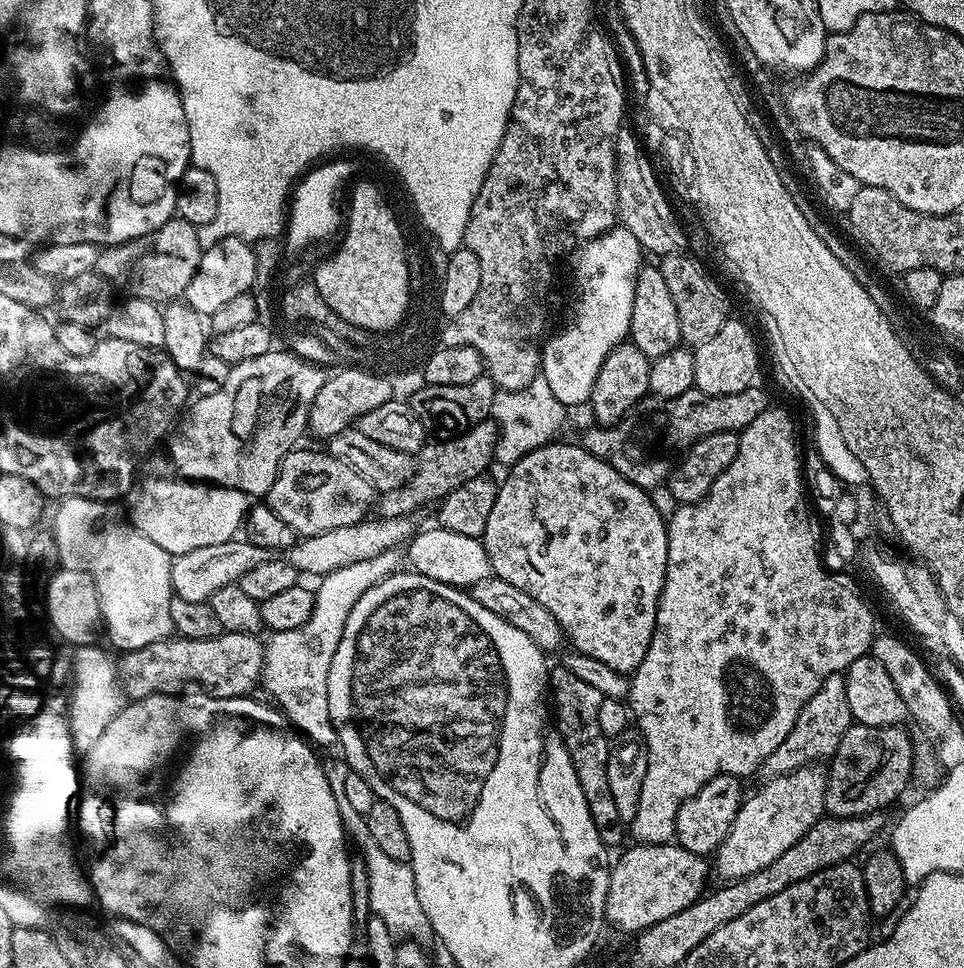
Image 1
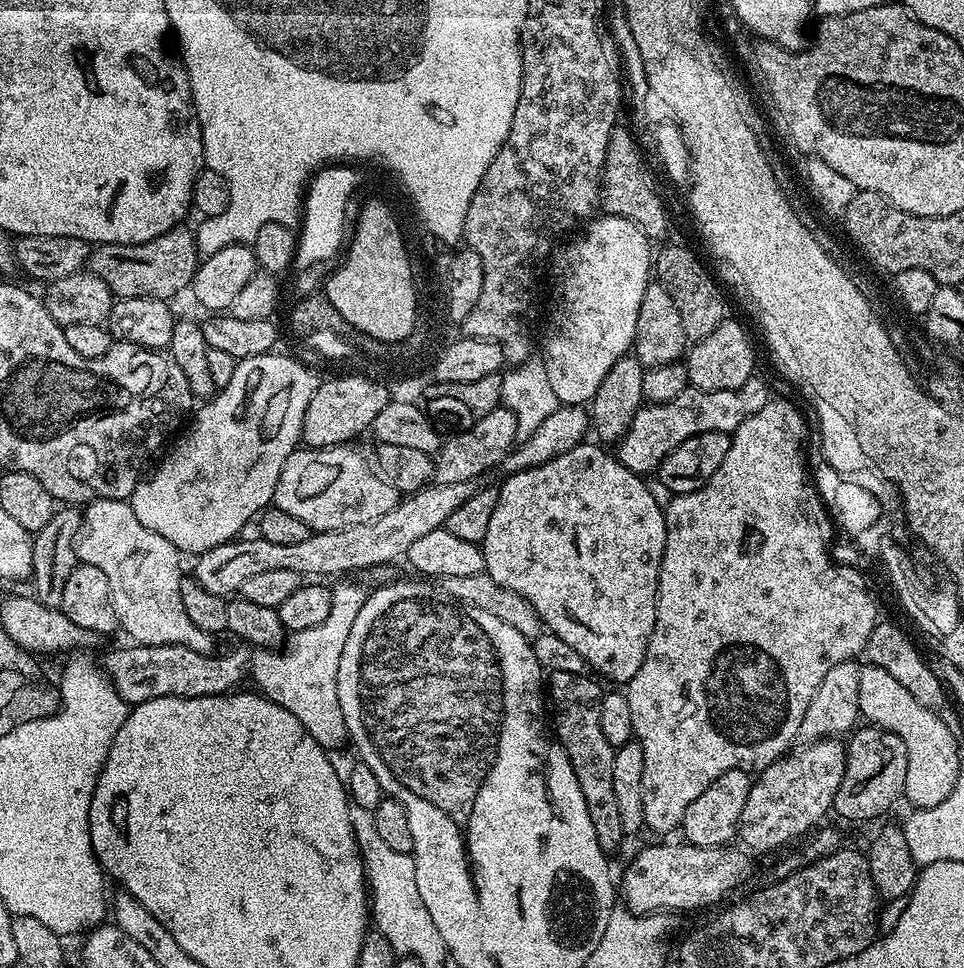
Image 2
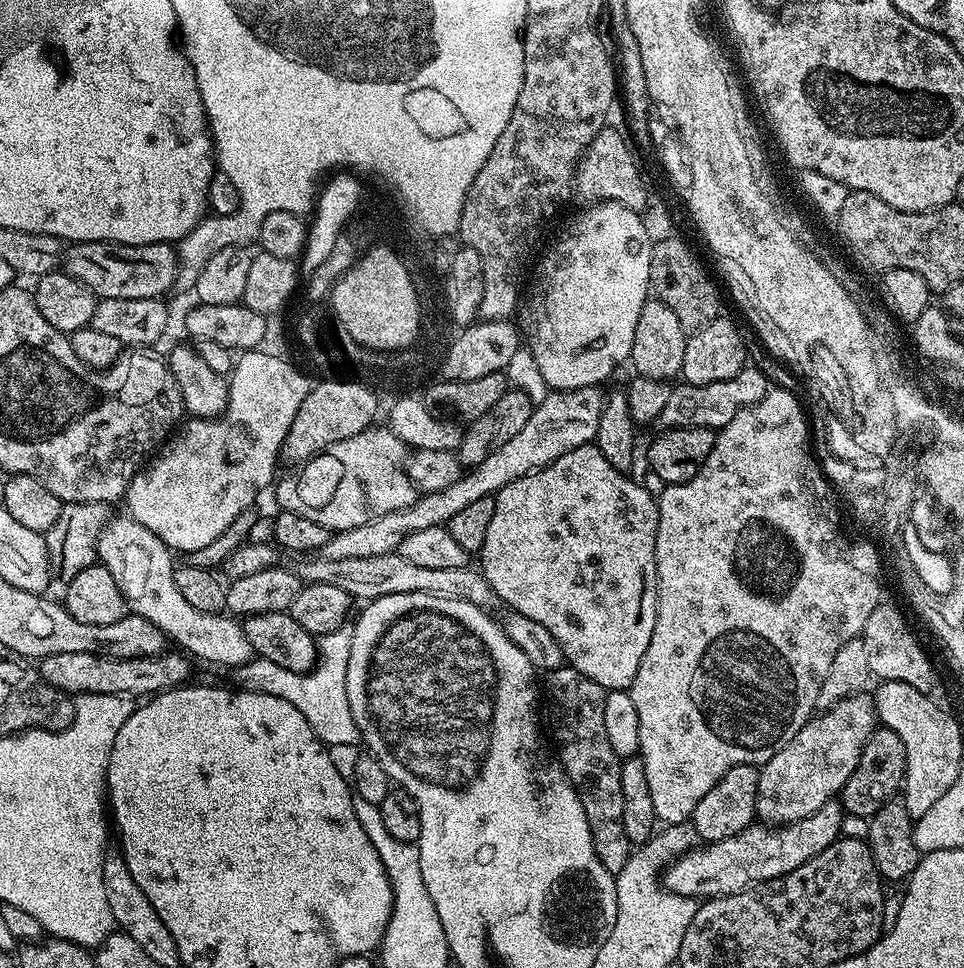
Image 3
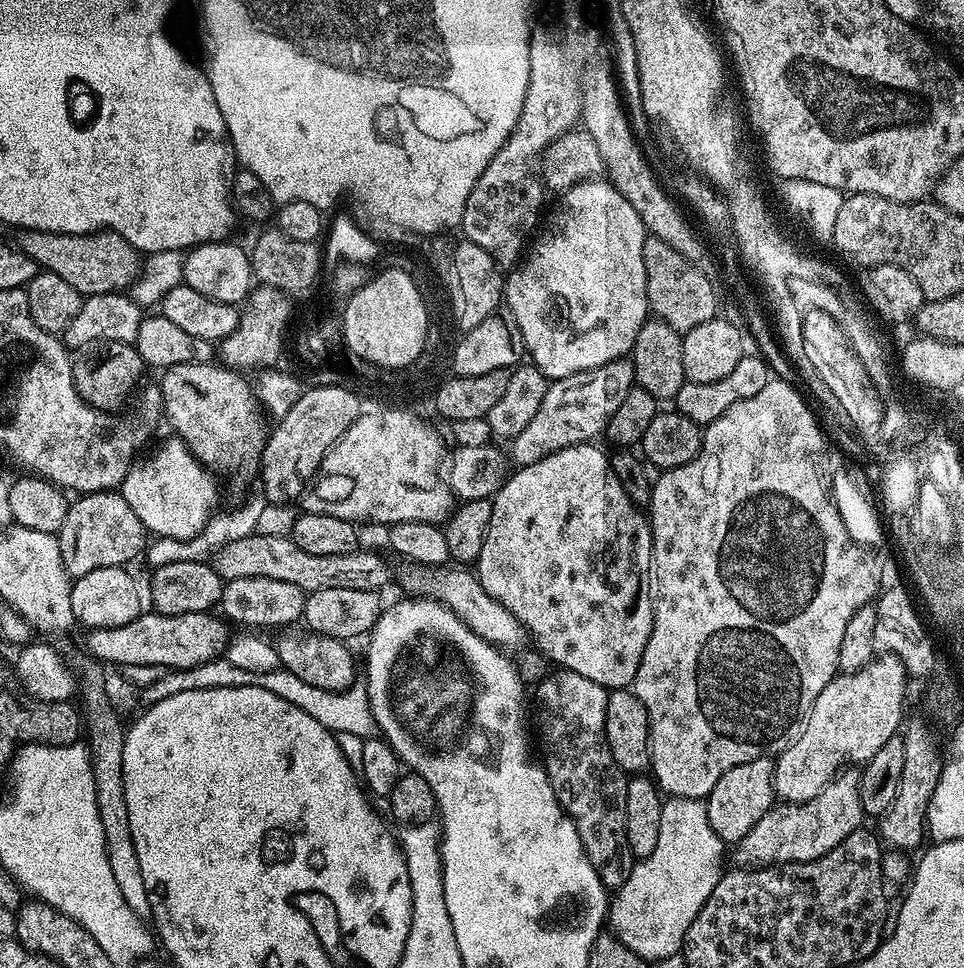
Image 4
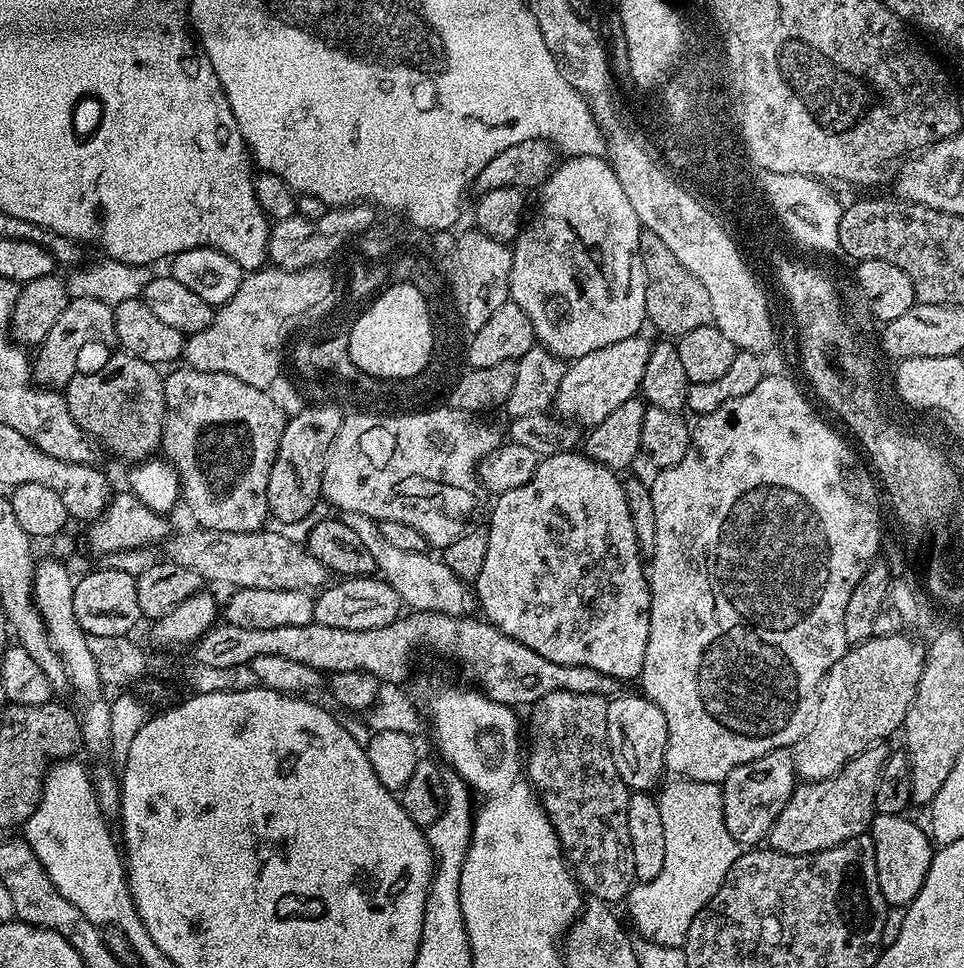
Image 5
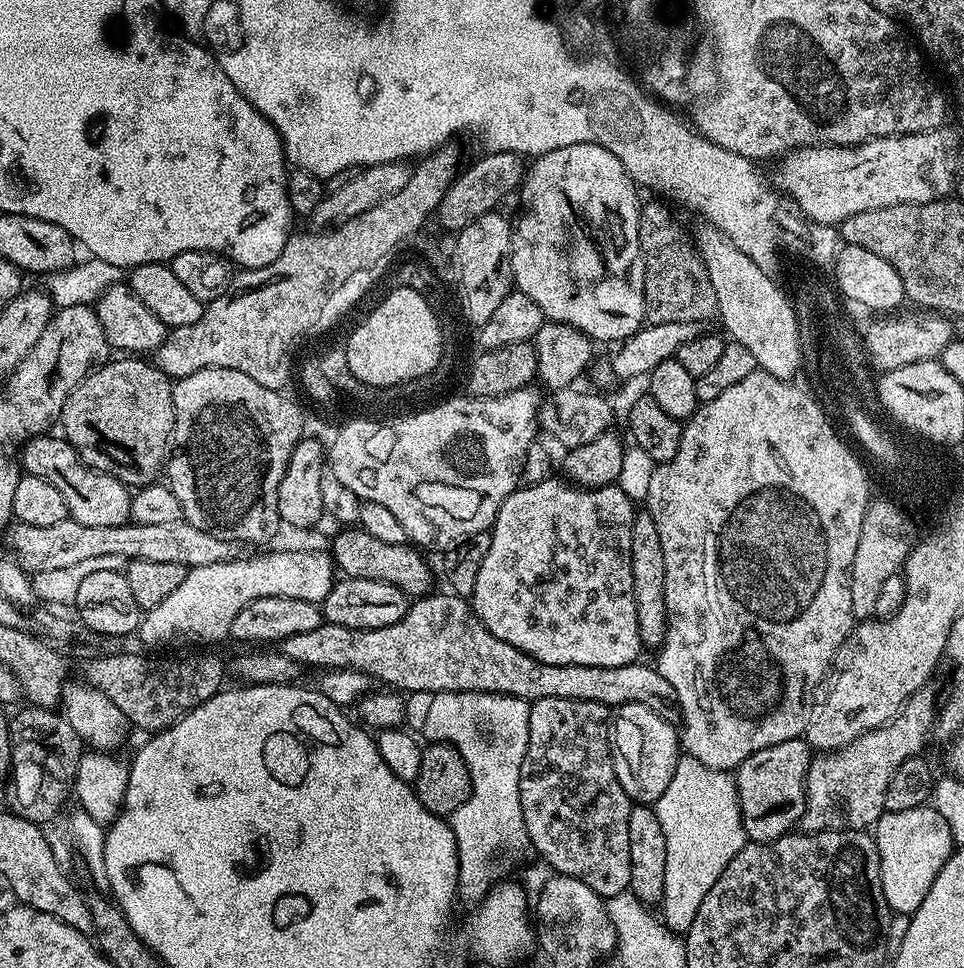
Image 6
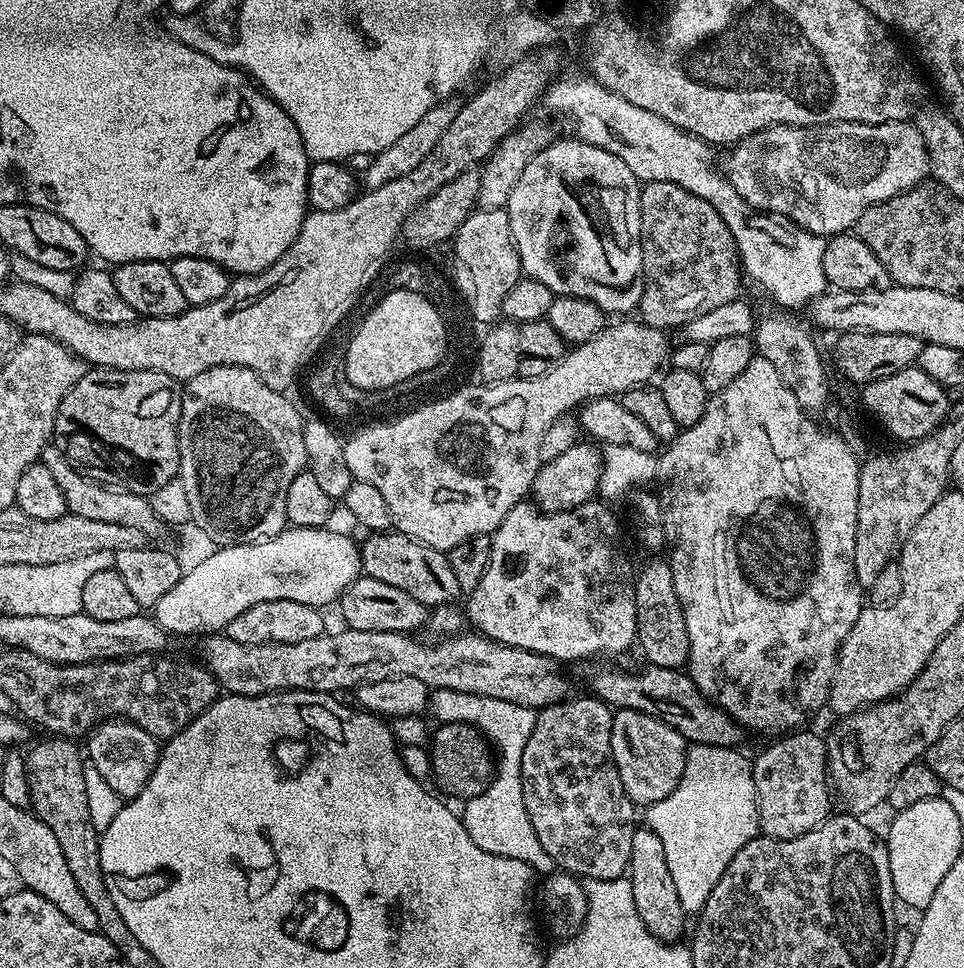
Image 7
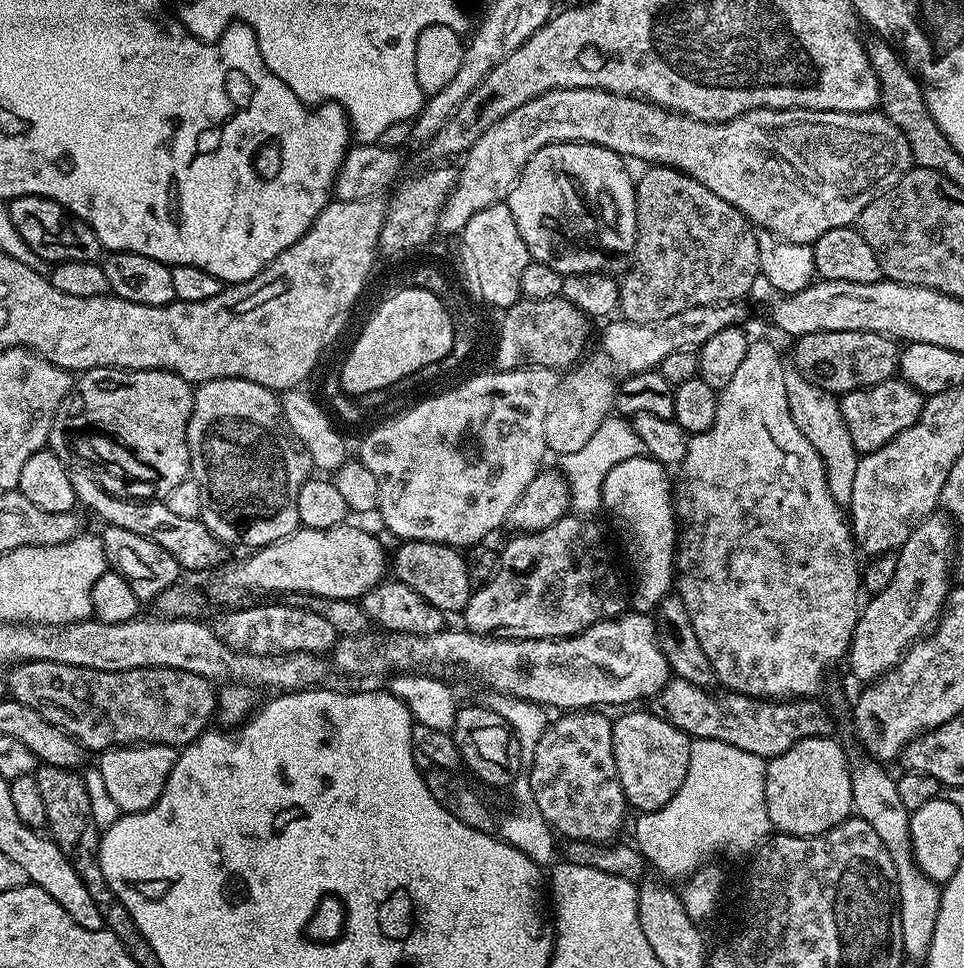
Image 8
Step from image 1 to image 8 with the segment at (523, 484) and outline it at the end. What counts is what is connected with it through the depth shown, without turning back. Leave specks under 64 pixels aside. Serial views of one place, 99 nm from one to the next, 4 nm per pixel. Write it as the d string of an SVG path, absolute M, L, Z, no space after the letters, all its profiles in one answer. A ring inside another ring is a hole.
M569 514L561 518L554 526L550 526L541 532L521 532L513 535L513 540L508 540L504 548L499 549L500 565L490 578L490 582L479 585L473 591L472 597L468 599L468 605L464 607L462 619L463 627L467 631L478 634L479 636L497 636L498 638L510 638L511 640L559 640L561 636L573 636L578 634L583 628L594 626L603 620L613 620L615 616L622 616L626 611L624 605L624 592L620 589L620 580L616 577L616 568L612 565L612 560L608 557L608 548L604 545L604 536L600 533L600 528L595 524L595 519L581 518L576 514Z

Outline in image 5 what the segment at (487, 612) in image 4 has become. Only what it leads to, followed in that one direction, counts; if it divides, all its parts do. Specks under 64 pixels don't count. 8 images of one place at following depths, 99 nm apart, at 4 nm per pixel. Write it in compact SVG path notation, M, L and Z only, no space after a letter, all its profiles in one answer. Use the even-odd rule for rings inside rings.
M346 512L343 513L342 519L346 526L350 526L350 530L354 530L354 534L358 534L358 538L362 538L362 546L366 546L366 550L370 550L370 554L374 558L376 572L391 586L394 594L398 594L401 605L417 612L441 612L447 616L467 616L473 611L471 609L474 608L473 589L462 578L458 578L454 574L454 570L450 570L450 566L444 564L443 559L436 558L433 564L428 564L428 558L430 558L428 552L398 550L398 546L394 546L394 542L385 538L381 525L366 514Z

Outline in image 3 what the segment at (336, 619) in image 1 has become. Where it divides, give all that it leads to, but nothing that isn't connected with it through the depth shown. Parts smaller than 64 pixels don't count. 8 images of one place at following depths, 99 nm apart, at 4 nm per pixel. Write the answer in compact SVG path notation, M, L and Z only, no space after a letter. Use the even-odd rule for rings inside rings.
M351 627L335 628L319 637L318 663L312 671L295 672L278 666L278 662L253 658L231 673L231 683L245 692L274 694L274 698L290 702L290 706L294 706L302 713L302 718L310 722L310 730L314 730L316 737L325 746L336 749L344 748L347 744L359 745L362 737L354 722L354 714L350 714L350 702L346 698L346 662L350 658L351 641Z

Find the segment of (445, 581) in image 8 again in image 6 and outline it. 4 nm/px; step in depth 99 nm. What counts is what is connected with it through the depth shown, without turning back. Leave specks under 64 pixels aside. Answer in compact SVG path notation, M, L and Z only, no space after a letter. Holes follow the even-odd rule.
M344 526L339 531L332 540L330 555L333 565L339 571L341 568L347 579L386 582L390 586L401 588L409 598L427 596L433 591L432 568L424 561L425 553L419 547L411 543L378 542L378 538L374 538L359 526Z

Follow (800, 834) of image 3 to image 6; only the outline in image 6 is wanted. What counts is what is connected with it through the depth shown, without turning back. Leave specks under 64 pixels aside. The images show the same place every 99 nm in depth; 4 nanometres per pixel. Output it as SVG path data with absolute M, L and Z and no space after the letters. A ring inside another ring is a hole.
M932 686L922 687L882 726L835 752L813 755L806 778L806 806L799 827L805 832L871 829L885 813L886 786L890 786L894 770L898 770L906 758L925 751L924 743L933 735L937 711L935 690Z

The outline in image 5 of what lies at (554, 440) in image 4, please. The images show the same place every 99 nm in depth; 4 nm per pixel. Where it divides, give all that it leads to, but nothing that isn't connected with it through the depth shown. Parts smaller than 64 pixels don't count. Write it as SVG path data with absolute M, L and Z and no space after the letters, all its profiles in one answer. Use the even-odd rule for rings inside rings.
M637 334L622 338L622 342L610 342L610 346L602 346L602 350L594 350L571 361L564 369L562 386L558 386L555 411L565 421L580 426L602 422L602 418L618 410L622 402L633 399L641 391L642 374L646 374L646 361L650 358L652 346L651 339L647 340L644 334Z

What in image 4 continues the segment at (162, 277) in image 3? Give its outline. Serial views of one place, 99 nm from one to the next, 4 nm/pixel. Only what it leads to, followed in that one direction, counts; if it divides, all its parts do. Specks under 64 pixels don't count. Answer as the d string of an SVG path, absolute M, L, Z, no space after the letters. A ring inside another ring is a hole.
M29 228L17 231L15 247L25 252L45 272L58 274L63 281L74 286L82 297L97 296L107 292L124 292L140 274L141 253L126 238L114 231L101 230L86 234L43 232Z

